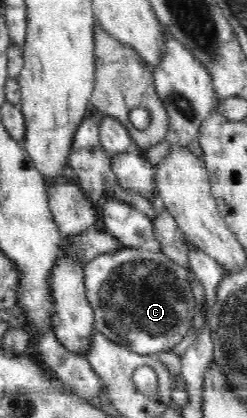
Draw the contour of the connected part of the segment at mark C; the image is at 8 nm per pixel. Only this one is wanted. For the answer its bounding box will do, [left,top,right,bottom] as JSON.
[84,247,199,356]

